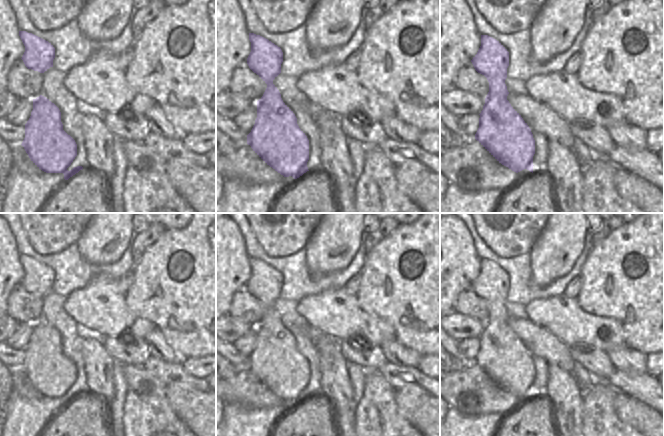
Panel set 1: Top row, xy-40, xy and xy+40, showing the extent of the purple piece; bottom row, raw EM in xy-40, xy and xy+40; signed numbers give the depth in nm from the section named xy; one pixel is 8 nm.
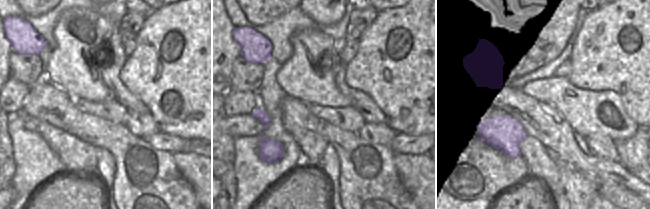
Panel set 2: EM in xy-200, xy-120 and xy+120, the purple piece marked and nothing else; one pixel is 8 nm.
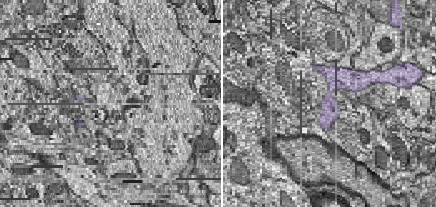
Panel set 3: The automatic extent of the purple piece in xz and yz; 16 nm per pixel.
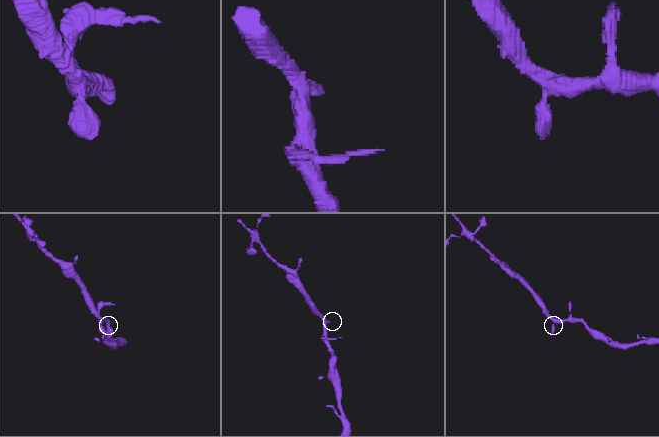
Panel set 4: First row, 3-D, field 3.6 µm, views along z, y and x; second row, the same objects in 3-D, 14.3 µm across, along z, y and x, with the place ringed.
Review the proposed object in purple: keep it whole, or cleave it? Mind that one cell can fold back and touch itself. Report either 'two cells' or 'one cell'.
one cell

